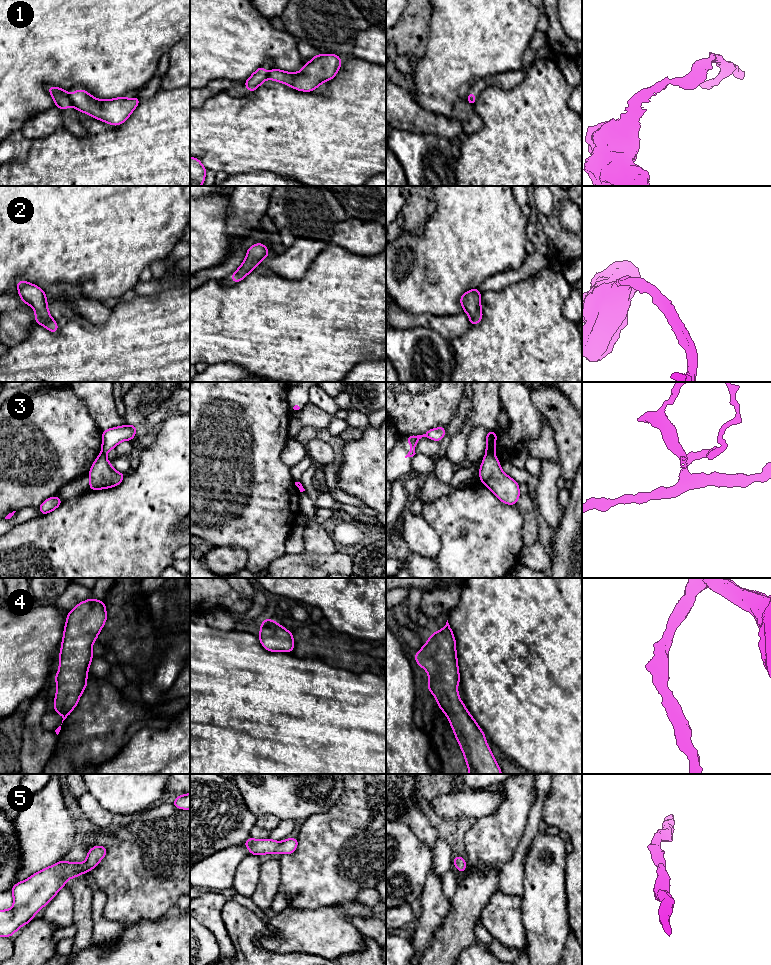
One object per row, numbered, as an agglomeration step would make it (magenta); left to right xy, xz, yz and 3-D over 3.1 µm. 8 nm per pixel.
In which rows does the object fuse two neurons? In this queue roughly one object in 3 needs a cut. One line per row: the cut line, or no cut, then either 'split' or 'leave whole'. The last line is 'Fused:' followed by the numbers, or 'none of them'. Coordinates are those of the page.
1: cut xy (69, 96), (73, 105); split
2: cut none; leave whole
3: cut yz (486, 452), (493, 454); split
4: cut none; leave whole
5: cut none; leave whole
Fused: 1, 3

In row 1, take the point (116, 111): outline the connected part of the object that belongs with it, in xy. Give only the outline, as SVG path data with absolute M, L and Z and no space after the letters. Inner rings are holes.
M79 89L71 93L70 99L73 106L79 112L84 112L114 126L124 123L141 101L138 97L128 99L124 96L115 99L100 100L91 96L84 89Z

